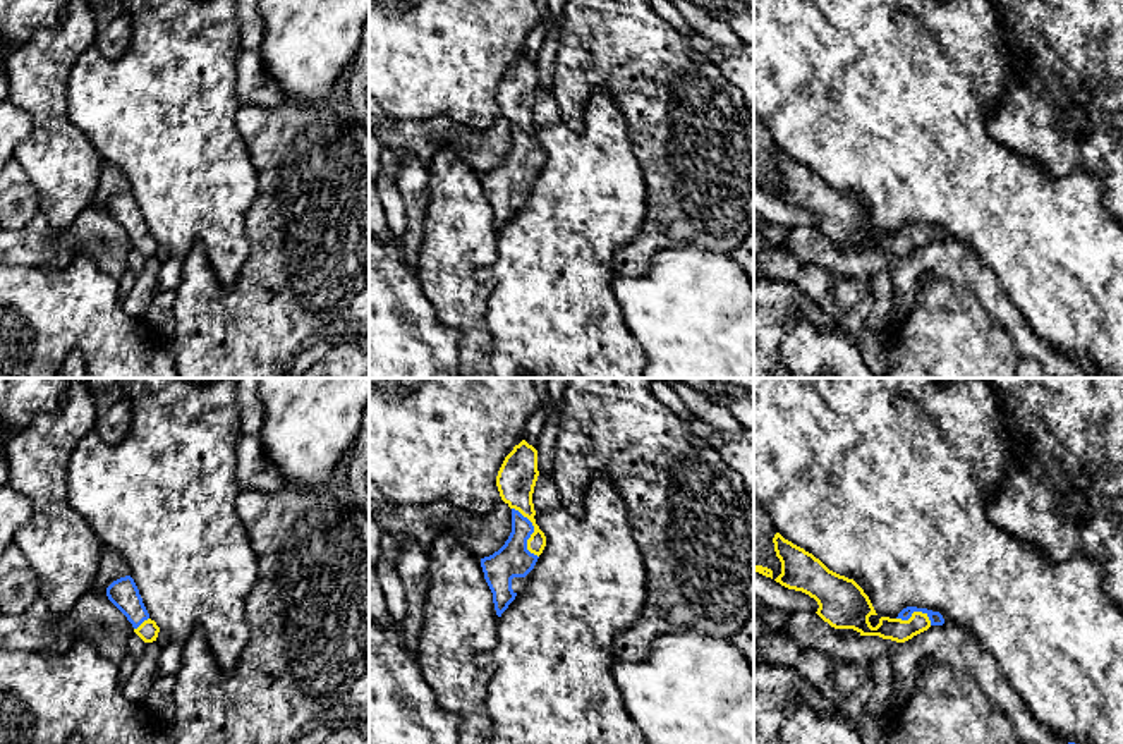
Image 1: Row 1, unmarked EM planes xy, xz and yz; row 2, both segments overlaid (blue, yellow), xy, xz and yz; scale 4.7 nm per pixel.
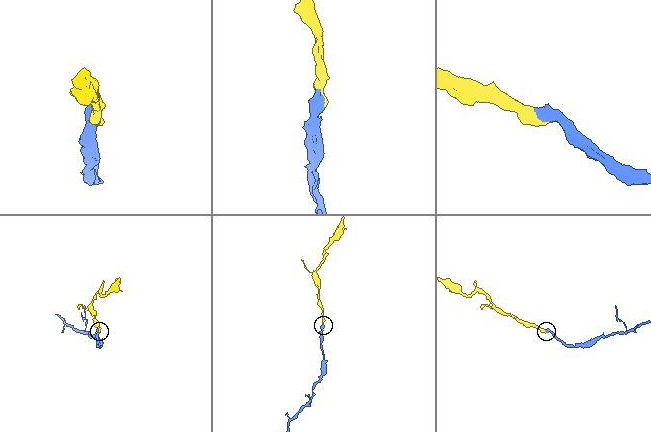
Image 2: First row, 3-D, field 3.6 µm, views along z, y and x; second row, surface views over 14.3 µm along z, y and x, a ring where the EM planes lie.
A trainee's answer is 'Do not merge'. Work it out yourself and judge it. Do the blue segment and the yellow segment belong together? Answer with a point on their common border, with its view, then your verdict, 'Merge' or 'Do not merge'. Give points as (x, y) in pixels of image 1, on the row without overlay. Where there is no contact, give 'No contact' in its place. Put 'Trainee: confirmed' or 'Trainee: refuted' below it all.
Touches blue at xz (533, 146). Merge
Trainee: refuted

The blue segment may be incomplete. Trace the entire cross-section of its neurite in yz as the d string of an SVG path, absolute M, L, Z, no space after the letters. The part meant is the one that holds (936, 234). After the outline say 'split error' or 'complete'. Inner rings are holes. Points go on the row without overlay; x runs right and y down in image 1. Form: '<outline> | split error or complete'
M780 148L774 149L773 158L781 177L781 189L774 196L814 213L819 220L816 229L835 244L853 244L860 251L905 258L931 241L944 239L939 227L907 222L896 234L881 232L879 239L872 242L869 232L877 229L853 194L829 186L819 174Z | split error

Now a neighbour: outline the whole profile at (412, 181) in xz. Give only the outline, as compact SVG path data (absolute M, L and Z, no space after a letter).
M398 156L398 175L395 184L402 194L407 215L407 227L400 234L404 258L409 266L416 266L429 204L428 167L417 158Z

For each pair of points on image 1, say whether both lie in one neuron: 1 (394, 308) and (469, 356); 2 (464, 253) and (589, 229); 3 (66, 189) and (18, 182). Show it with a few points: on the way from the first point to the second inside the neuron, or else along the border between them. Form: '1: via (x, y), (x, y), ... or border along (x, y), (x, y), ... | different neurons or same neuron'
1: border along (435, 315), (461, 334), (459, 359) | different neurons
2: border along (498, 232), (498, 256), (479, 272), (491, 286) | different neurons
3: border along (18, 162), (35, 189), (38, 210) | different neurons

